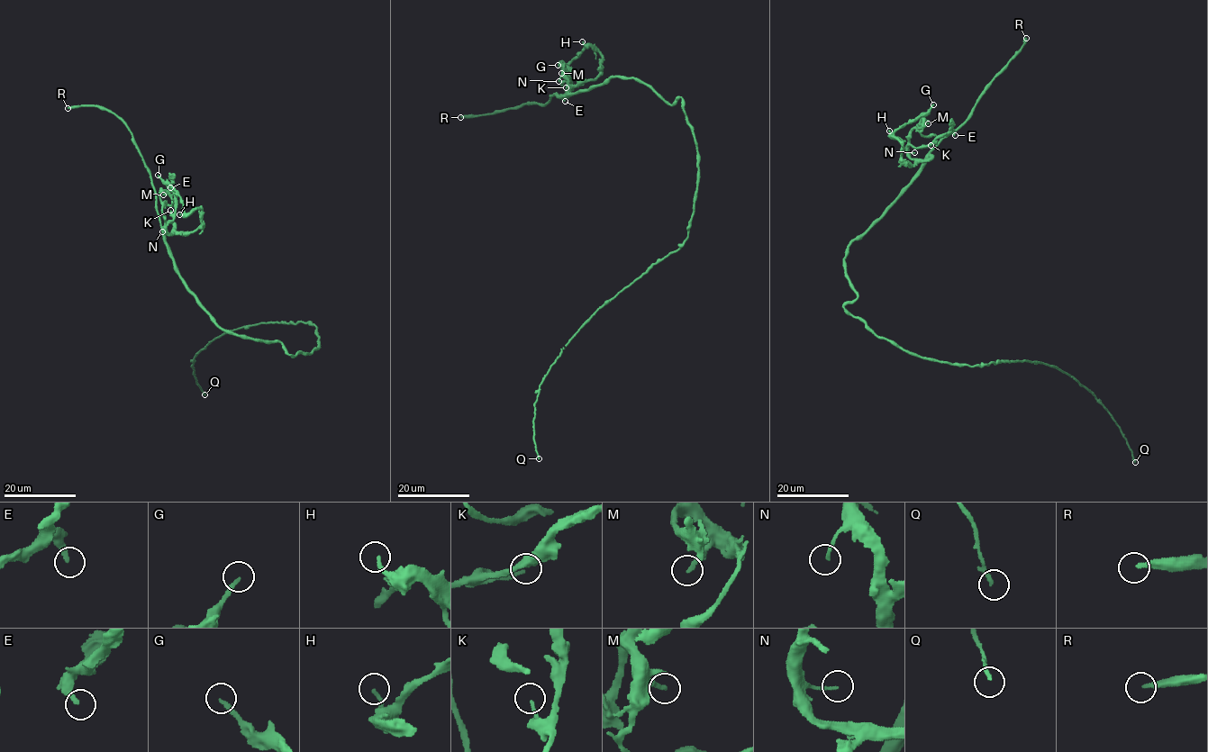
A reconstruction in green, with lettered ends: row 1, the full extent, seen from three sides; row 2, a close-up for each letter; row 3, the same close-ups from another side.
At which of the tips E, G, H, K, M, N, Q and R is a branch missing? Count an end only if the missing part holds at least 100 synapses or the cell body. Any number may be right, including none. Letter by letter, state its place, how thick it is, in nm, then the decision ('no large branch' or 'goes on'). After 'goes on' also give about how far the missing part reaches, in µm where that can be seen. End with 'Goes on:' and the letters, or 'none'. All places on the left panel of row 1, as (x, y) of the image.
E: (170, 187) | 240 nm | no large branch
G: (158, 175) | 180 nm | no large branch
H: (179, 214) | 180 nm | no large branch
K: (170, 210) | 160 nm | no large branch
M: (163, 194) | 240 nm | no large branch
N: (162, 231) | 130 nm | no large branch
Q: (204, 394) | 190 nm | no large branch
R: (68, 108) | 240 nm | goes on | 80 µm
Goes on: R

